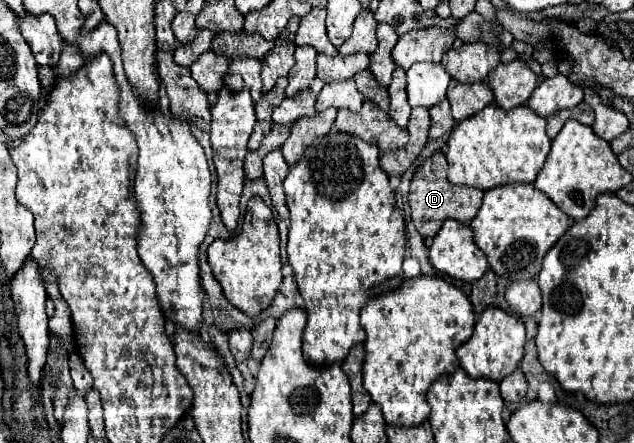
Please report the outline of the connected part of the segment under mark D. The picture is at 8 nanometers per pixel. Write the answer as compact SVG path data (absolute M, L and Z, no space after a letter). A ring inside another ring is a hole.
M437 152L431 158L427 158L425 164L421 168L417 168L417 172L415 172L413 180L411 180L411 192L409 192L411 218L413 218L413 224L415 224L417 232L427 240L433 238L439 232L441 224L447 218L469 224L479 212L481 200L483 200L481 190L467 188L467 186L453 186L447 180L447 160L445 160L443 152Z

